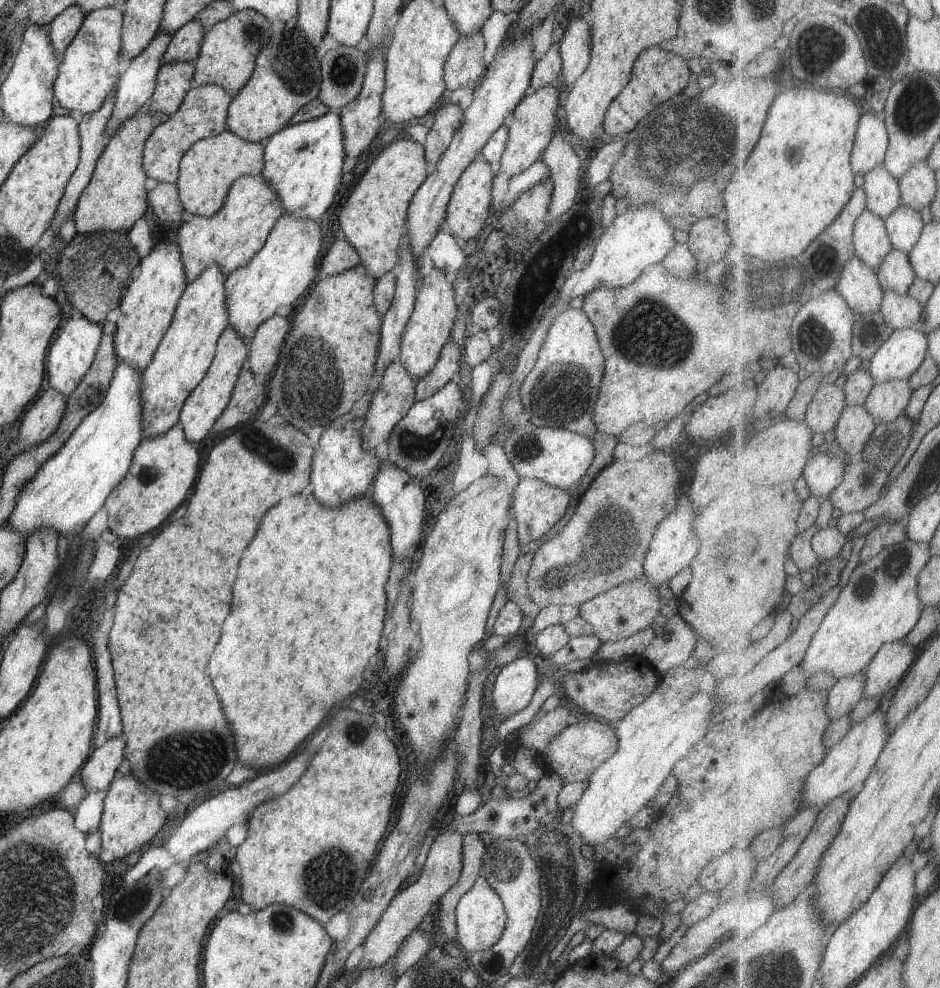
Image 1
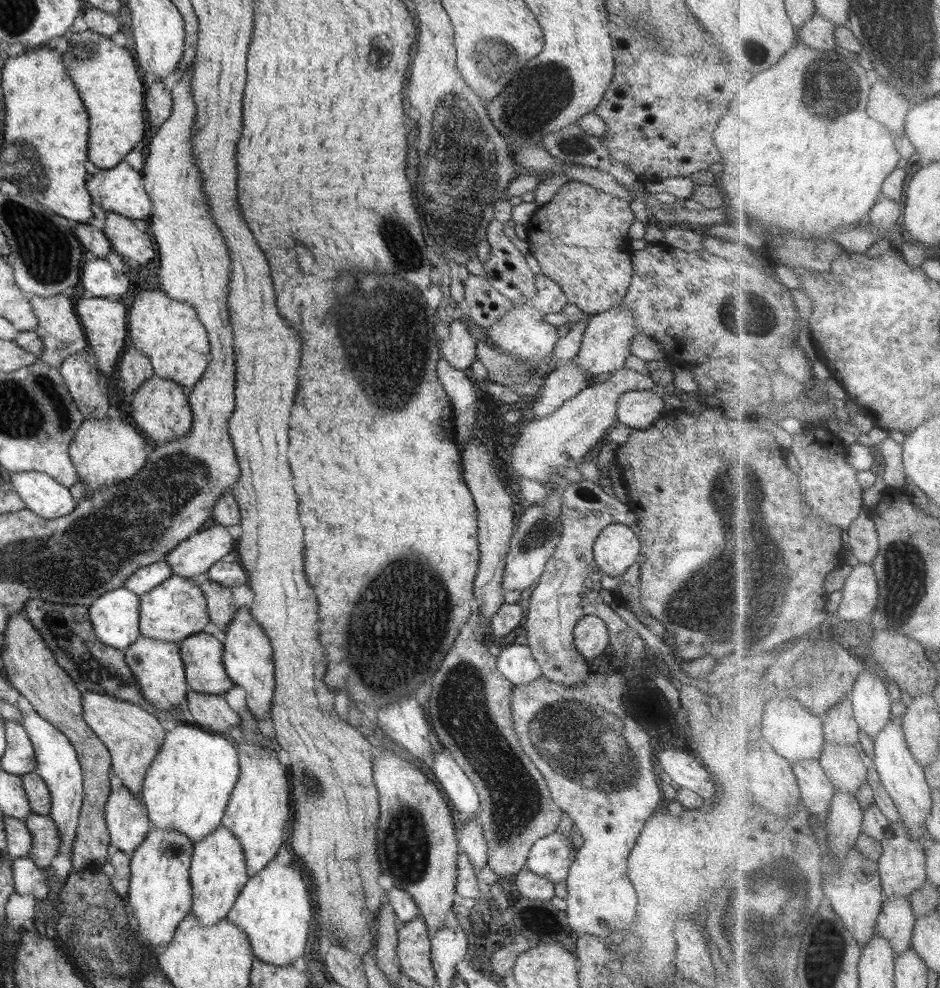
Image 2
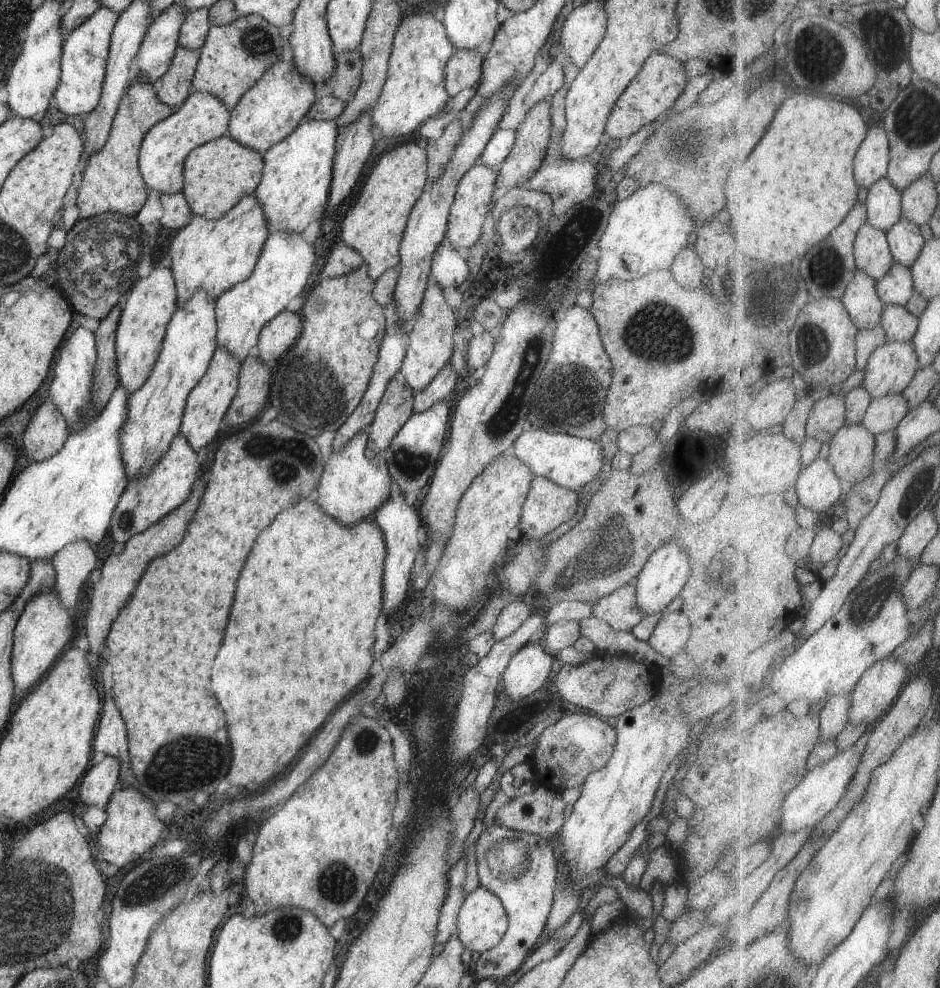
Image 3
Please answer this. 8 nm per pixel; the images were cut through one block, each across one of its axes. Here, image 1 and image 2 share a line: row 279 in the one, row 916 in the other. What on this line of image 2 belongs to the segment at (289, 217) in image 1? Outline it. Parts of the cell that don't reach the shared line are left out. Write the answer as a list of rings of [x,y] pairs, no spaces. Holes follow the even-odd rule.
[[[271,860],[248,879],[225,918],[248,935],[255,959],[273,966],[289,966],[304,956],[314,916],[317,917],[304,874],[294,864]]]

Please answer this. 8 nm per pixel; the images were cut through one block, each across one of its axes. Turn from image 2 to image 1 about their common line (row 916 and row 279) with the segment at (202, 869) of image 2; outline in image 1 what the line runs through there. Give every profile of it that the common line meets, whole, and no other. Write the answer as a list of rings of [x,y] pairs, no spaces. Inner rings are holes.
[[[210,265],[186,285],[160,344],[140,377],[142,436],[162,436],[179,422],[184,401],[206,376],[212,364],[218,339],[228,327],[225,299],[225,274],[218,265]]]

